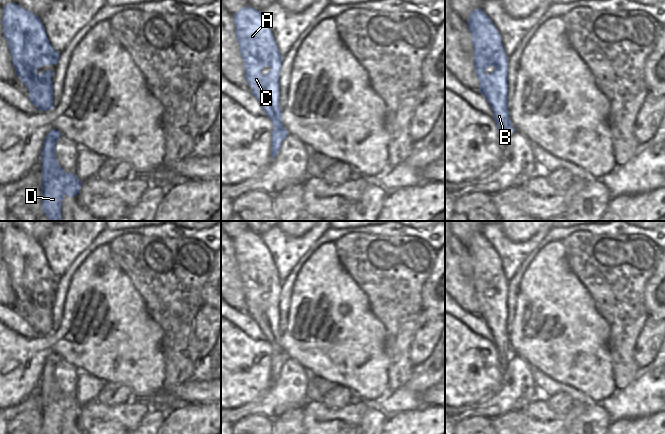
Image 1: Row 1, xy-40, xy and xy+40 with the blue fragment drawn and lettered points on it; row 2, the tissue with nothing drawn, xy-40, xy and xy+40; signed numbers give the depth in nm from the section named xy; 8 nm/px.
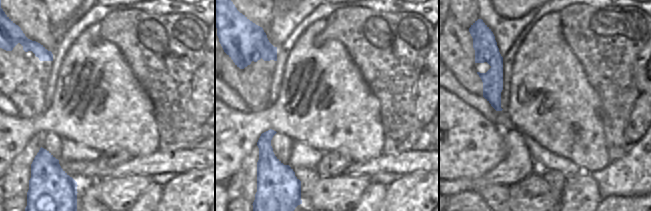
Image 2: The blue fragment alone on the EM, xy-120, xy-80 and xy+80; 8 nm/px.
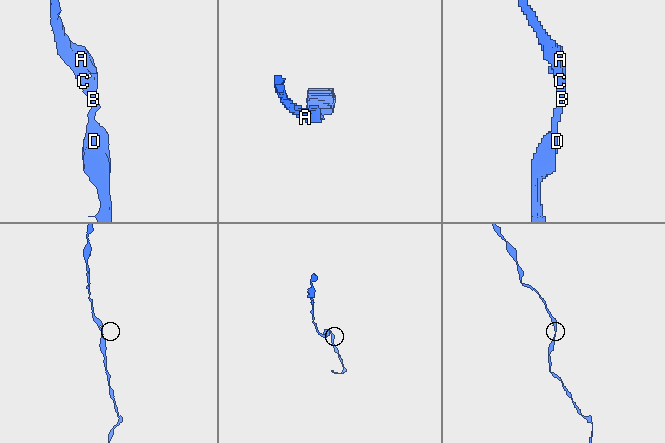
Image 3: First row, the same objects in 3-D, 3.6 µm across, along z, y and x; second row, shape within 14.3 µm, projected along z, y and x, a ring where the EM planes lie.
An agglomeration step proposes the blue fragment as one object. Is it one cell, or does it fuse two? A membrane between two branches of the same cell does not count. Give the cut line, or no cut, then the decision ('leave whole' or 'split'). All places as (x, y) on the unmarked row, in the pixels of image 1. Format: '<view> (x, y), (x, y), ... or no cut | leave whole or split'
no cut | leave whole

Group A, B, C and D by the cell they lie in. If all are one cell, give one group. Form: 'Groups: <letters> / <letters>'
Groups: A B C D.

